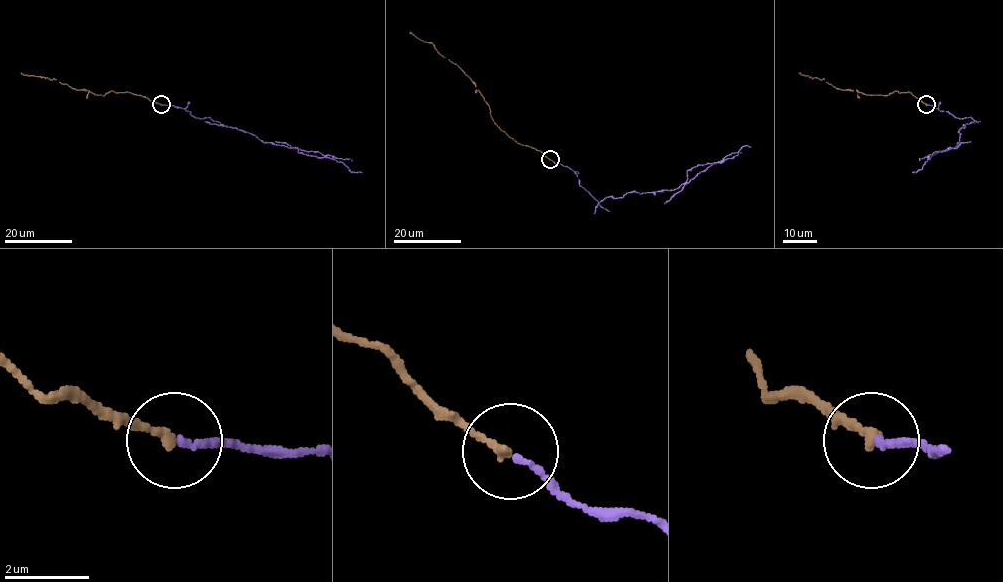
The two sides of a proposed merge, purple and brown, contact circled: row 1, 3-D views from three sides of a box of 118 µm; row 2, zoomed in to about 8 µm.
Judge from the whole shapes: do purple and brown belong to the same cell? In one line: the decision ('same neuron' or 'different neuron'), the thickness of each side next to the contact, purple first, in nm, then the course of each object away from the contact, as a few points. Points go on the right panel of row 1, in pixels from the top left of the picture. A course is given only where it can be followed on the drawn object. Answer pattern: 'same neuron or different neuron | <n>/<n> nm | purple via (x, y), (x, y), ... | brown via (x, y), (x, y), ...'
same neuron | 170/220 nm | purple via (927, 104), (959, 119), (972, 119), (959, 130), (956, 146), (935, 151), (921, 169), (914, 171) | brown via (926, 104), (909, 92), (864, 94), (856, 90), (841, 90), (824, 79), (801, 73)

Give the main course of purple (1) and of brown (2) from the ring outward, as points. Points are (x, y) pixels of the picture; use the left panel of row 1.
1: (161, 104), (209, 117), (210, 124), (264, 142), (319, 151), (361, 171)
2: (161, 104), (127, 92), (94, 94), (55, 79), (20, 73)

